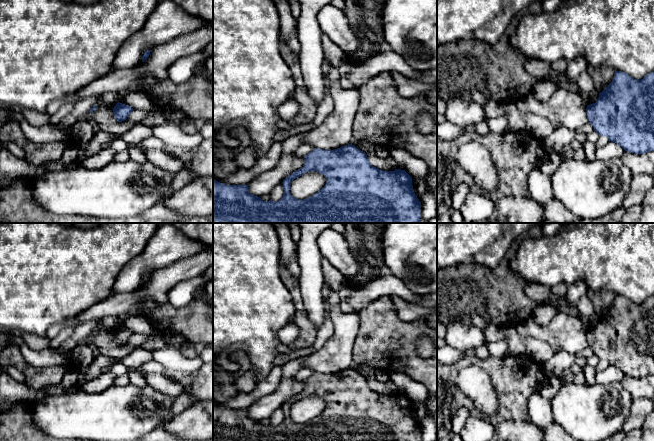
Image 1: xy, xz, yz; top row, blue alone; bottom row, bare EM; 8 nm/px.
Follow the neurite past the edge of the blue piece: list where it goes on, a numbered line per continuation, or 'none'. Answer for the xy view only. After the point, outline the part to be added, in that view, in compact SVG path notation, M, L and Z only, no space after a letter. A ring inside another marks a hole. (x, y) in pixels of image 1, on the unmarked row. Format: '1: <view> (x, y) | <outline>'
none

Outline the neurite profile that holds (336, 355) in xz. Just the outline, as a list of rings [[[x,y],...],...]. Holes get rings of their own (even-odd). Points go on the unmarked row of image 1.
[[[333,308],[334,334],[317,352],[306,357],[303,367],[322,374],[335,374],[353,365],[353,345],[359,332],[358,312],[341,313]]]

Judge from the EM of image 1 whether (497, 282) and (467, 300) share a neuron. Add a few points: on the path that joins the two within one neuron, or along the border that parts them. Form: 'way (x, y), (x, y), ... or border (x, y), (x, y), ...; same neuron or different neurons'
way (490, 289), (483, 296), (474, 296); same neuron

